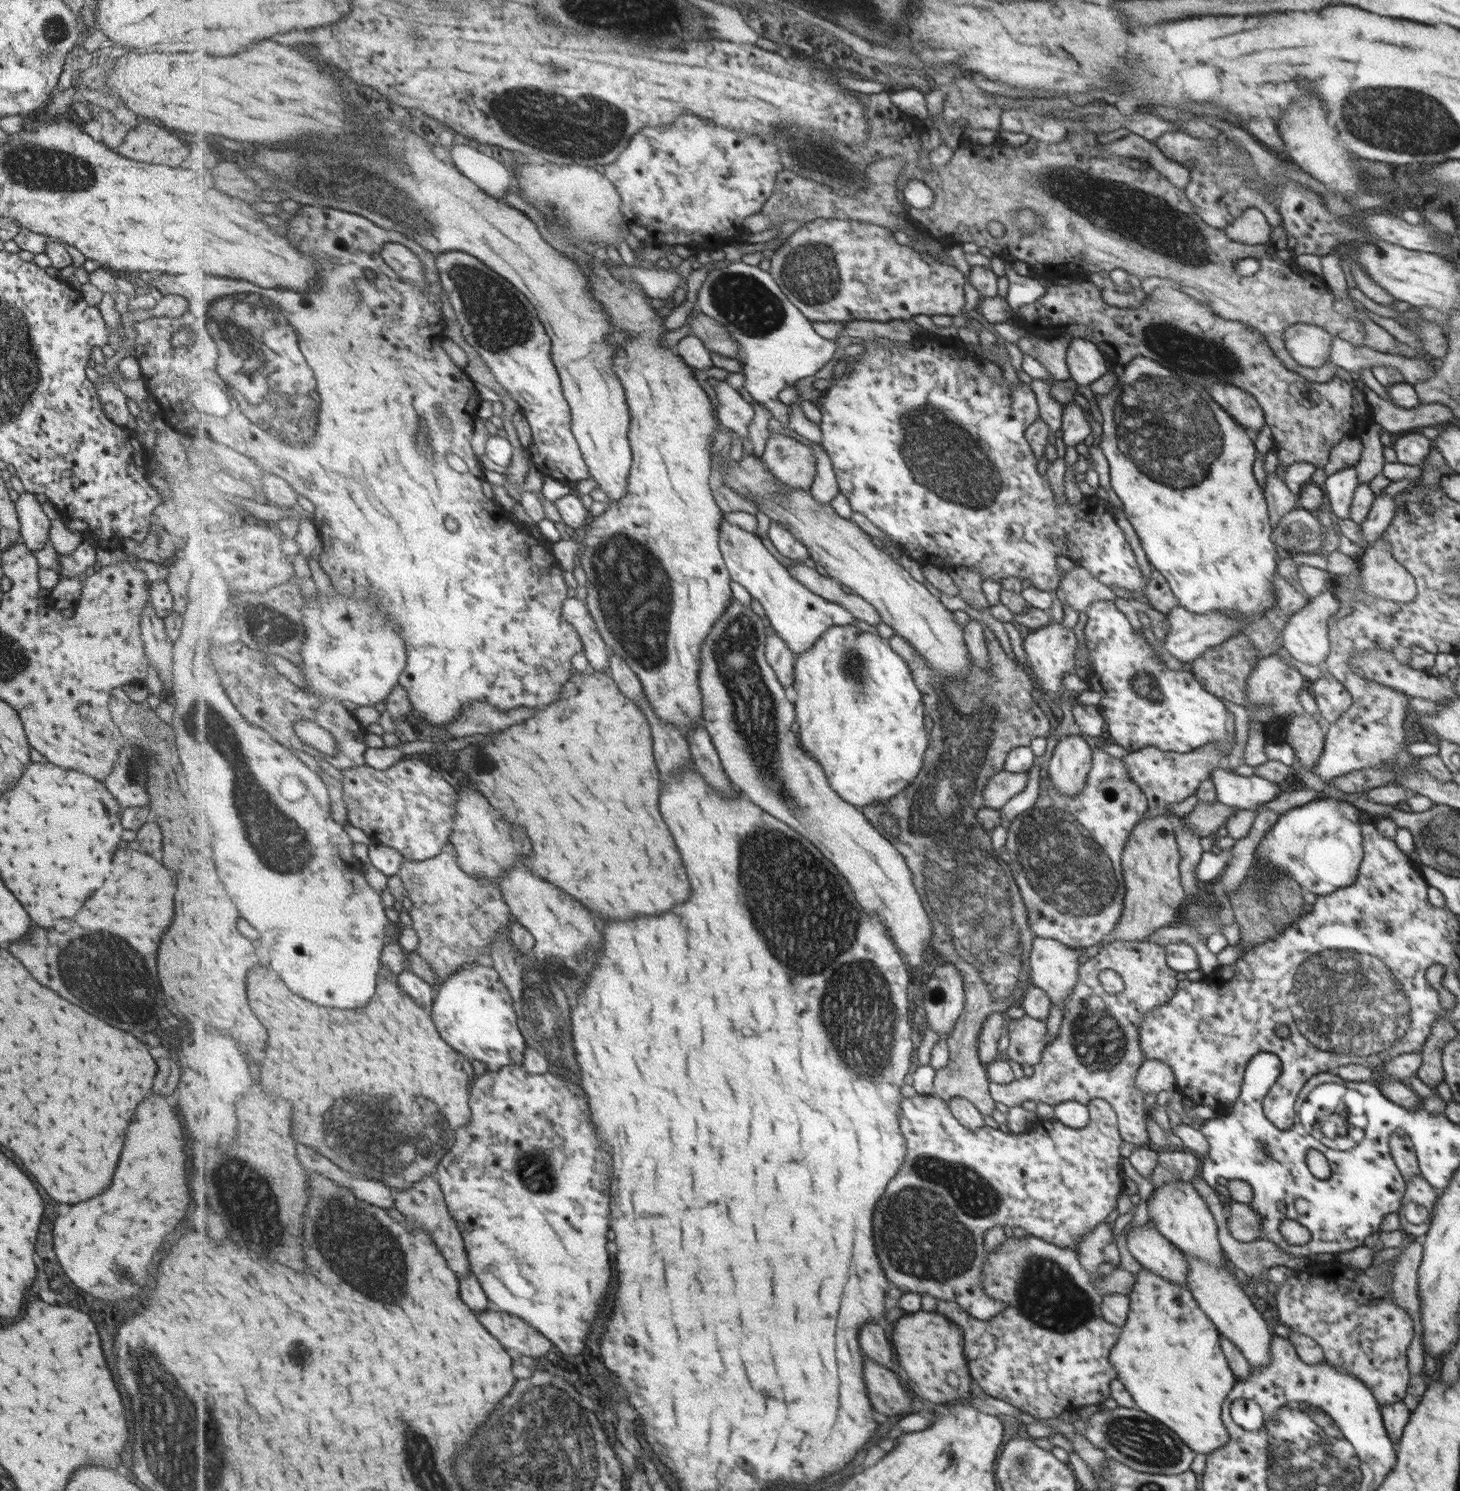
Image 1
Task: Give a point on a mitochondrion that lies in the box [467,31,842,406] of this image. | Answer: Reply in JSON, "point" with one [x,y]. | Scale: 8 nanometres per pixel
{"point":[574,127]}

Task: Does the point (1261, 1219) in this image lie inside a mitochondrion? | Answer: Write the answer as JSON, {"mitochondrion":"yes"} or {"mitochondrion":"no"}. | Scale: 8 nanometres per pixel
{"mitochondrion":"no"}

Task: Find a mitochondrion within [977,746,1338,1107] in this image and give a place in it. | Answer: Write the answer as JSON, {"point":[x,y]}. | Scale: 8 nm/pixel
{"point":[1065,868]}

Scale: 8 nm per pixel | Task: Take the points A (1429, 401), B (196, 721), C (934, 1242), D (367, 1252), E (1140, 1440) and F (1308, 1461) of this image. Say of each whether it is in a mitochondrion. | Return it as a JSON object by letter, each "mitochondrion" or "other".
{"A":"other","B":"mitochondrion","C":"mitochondrion","D":"mitochondrion","E":"mitochondrion","F":"mitochondrion"}

